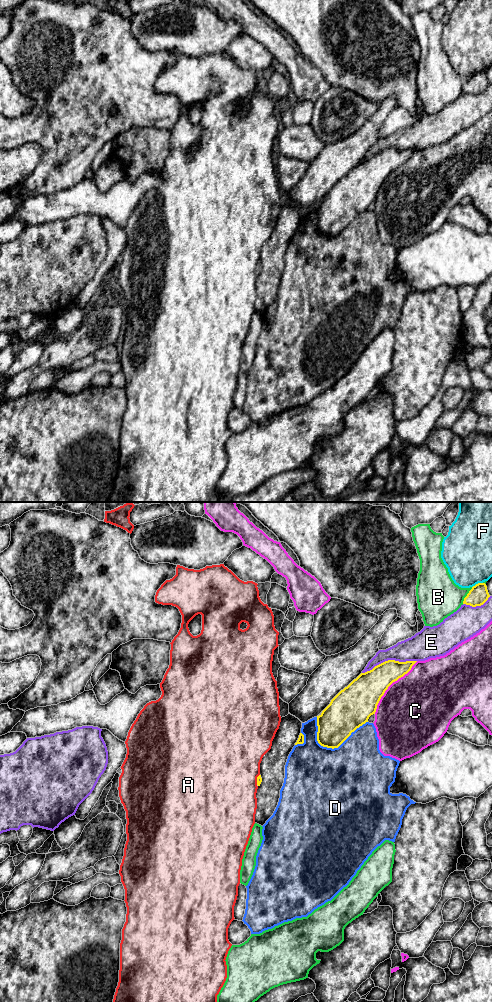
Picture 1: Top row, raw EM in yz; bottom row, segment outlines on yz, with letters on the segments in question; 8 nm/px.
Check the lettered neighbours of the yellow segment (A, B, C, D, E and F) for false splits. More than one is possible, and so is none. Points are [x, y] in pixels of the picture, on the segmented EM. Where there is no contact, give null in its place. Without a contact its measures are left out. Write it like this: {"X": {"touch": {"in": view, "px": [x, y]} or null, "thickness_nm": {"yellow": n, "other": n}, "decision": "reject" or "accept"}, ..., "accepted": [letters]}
{"A": {"touch": {"in": "yz", "px": [257, 779]}, "thickness_nm": {"yellow": 50, "other": 500}, "decision": "reject"}, "B": {"touch": {"in": "yz", "px": [467, 595]}, "thickness_nm": {"yellow": 160, "other": 340}, "decision": "reject"}, "C": {"touch": {"in": "yz", "px": [390, 684]}, "thickness_nm": {"yellow": 280, "other": 480}, "decision": "reject"}, "D": {"touch": {"in": "yz", "px": [341, 743]}, "thickness_nm": {"yellow": 300, "other": 480}, "decision": "reject"}, "E": {"touch": {"in": "yz", "px": [389, 660]}, "thickness_nm": {"yellow": 240, "other": 200}, "decision": "reject"}, "F": {"touch": {"in": "yz", "px": [478, 583]}, "thickness_nm": {"yellow": 160, "other": 400}, "decision": "reject"}, "accepted": []}

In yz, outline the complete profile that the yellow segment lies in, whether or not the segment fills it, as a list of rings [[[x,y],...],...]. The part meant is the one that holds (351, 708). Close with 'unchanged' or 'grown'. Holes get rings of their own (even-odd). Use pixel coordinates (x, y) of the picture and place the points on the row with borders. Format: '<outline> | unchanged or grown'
[[[388,660],[361,673],[317,716],[318,743],[338,748],[352,732],[368,722],[388,687],[407,674],[416,662]]] | unchanged

